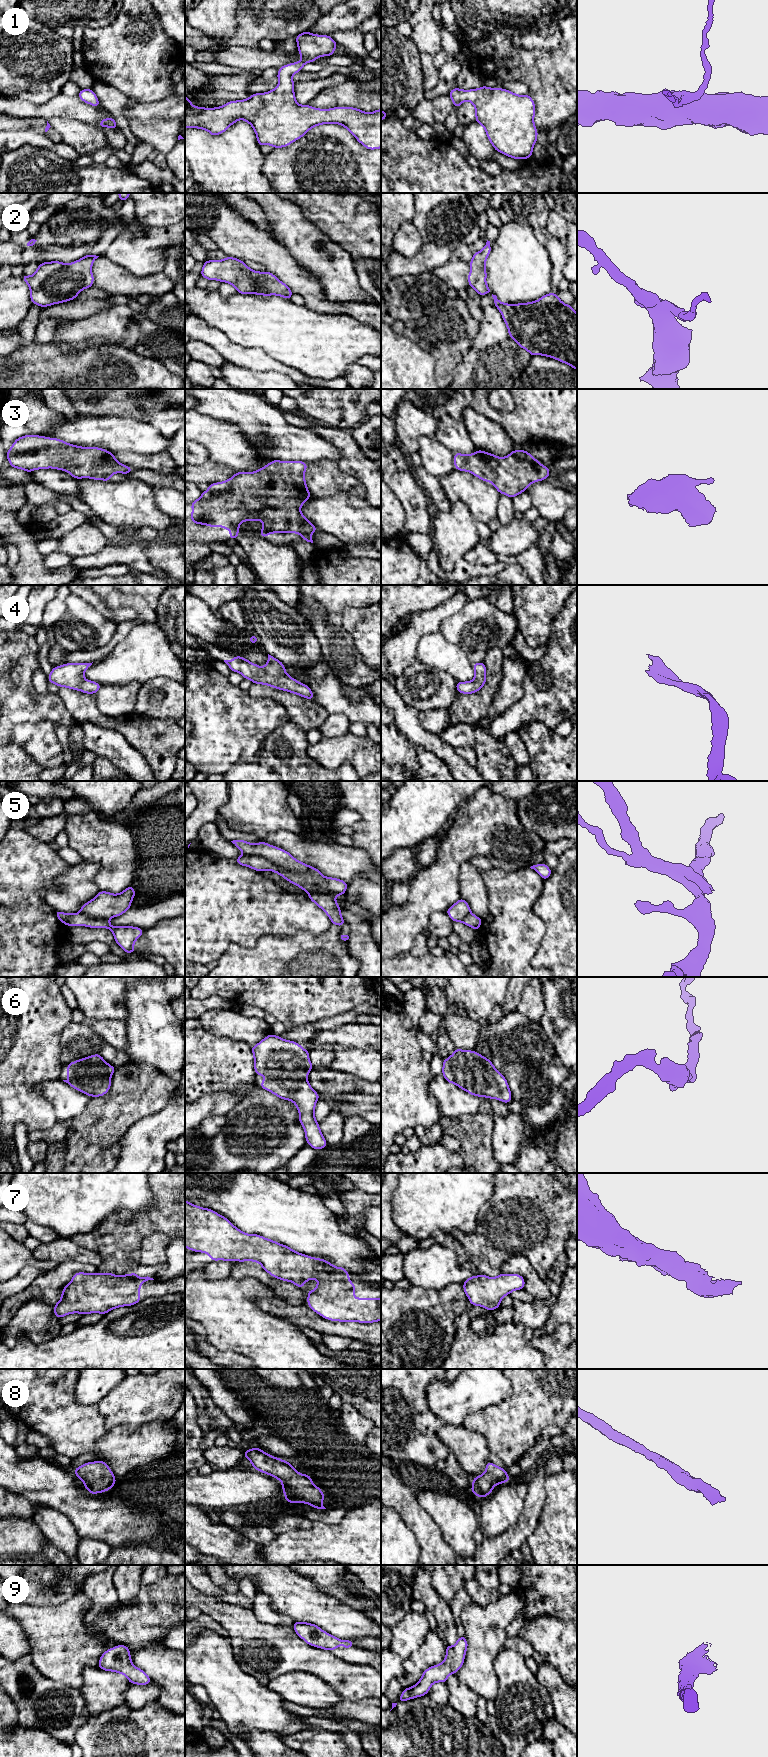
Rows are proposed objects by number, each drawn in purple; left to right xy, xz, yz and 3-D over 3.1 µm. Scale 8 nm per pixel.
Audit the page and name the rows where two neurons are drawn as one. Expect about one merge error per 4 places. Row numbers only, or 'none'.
5

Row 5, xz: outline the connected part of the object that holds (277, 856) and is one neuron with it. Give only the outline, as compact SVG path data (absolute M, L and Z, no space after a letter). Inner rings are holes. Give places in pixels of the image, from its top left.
M240 839L231 842L245 854L262 856L285 870L324 877L318 869L296 860L288 851L268 843L260 841L257 844L252 844Z

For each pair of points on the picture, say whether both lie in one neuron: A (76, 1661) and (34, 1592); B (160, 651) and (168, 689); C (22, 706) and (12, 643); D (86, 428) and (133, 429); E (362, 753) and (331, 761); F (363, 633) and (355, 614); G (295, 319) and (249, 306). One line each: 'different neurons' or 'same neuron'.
A: different neurons
B: different neurons
C: same neuron
D: same neuron
E: same neuron
F: same neuron
G: same neuron

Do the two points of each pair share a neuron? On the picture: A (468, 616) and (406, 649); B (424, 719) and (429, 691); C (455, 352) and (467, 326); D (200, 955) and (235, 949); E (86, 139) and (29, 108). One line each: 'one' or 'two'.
A: two
B: two
C: one
D: two
E: two

